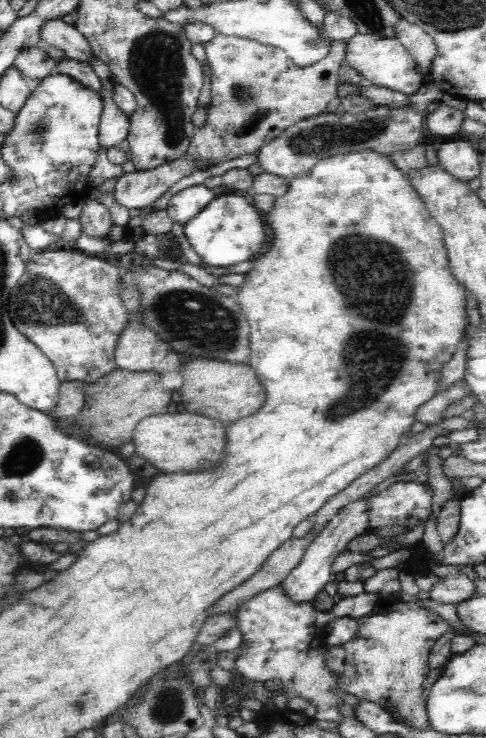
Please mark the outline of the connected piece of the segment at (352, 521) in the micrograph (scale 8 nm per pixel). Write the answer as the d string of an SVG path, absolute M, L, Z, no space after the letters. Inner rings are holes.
M358 500L343 506L338 514L335 514L326 522L324 528L320 530L318 536L314 537L304 548L300 563L294 570L284 578L279 585L282 595L292 607L302 606L303 603L313 603L317 594L324 590L324 586L333 580L330 574L334 558L346 550L349 540L358 537L367 531L367 520L363 511L365 500Z

